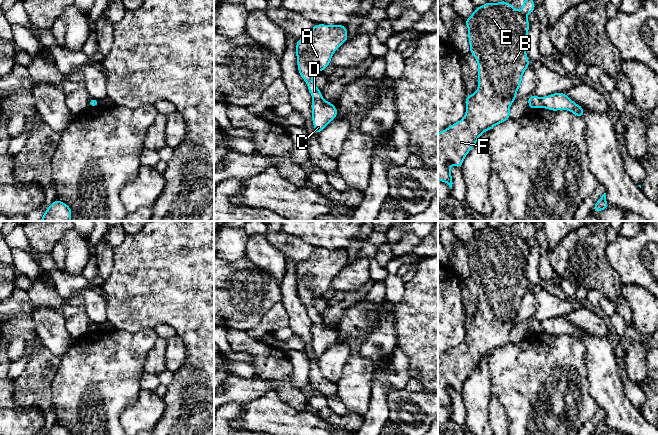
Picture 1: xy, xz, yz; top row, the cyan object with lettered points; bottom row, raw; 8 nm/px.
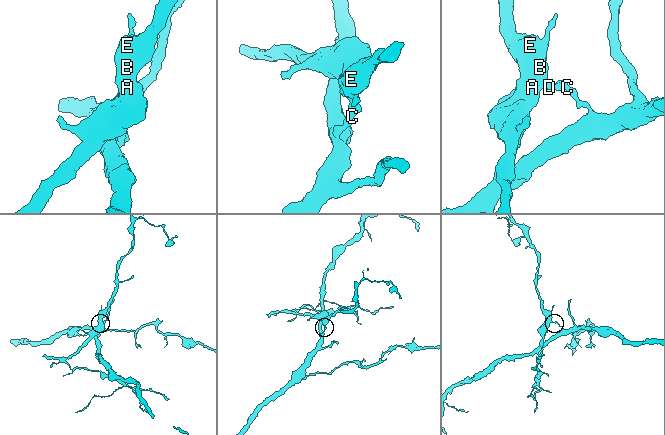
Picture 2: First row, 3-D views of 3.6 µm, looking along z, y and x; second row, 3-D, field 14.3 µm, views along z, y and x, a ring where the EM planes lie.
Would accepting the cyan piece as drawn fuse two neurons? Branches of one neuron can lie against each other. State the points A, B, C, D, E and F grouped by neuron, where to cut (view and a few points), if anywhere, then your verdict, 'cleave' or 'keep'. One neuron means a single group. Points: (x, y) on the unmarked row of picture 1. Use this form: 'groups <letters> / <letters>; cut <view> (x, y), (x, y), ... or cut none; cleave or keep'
groups A B D E F / C; cut xz (323, 323), (313, 324); cleave

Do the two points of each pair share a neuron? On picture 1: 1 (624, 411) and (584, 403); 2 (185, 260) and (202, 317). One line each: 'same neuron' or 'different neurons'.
1: different neurons
2: same neuron

